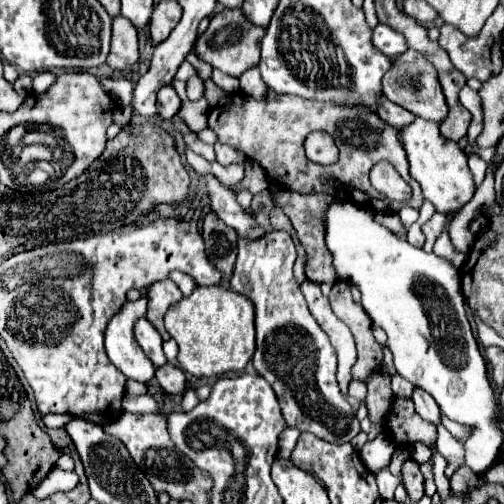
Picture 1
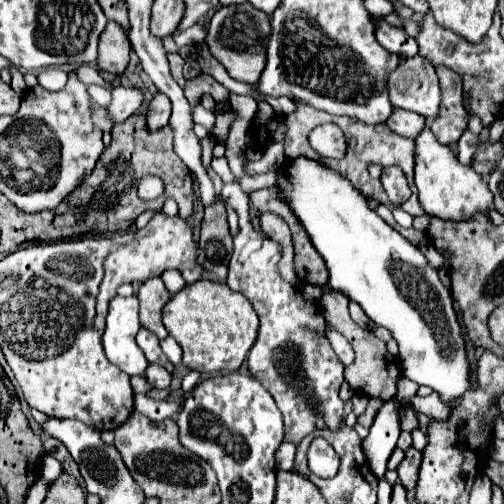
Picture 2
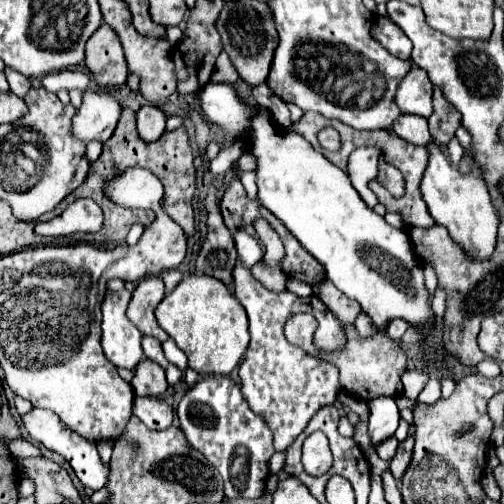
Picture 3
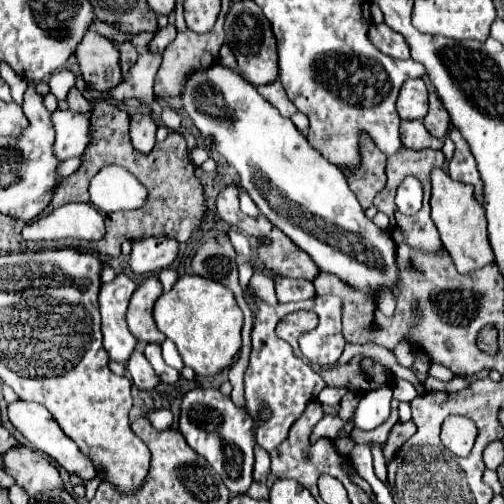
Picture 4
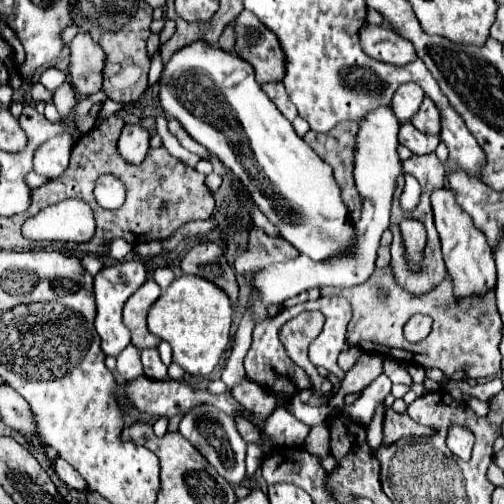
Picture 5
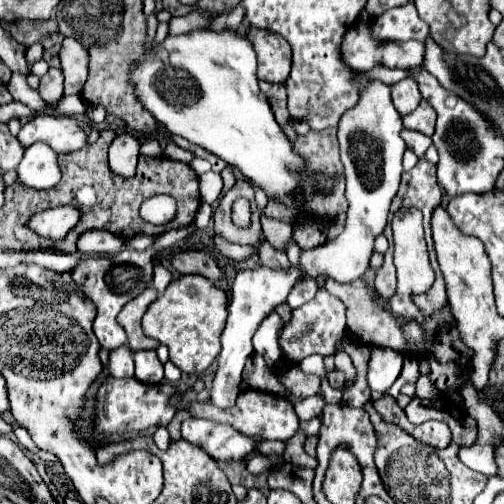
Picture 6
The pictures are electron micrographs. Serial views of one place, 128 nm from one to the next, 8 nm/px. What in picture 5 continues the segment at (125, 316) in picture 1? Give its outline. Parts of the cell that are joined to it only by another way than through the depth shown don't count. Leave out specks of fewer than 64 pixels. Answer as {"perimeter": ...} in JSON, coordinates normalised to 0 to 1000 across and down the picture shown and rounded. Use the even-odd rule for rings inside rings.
{"perimeter":[[[262,516],[230,528],[210,528],[202,540],[187,552],[187,583],[194,603],[194,627],[190,627],[190,655],[202,671],[202,694],[214,706],[234,706],[254,683],[258,683],[258,655],[242,643],[242,611],[250,595],[286,563],[294,552],[290,524],[282,516]]]}

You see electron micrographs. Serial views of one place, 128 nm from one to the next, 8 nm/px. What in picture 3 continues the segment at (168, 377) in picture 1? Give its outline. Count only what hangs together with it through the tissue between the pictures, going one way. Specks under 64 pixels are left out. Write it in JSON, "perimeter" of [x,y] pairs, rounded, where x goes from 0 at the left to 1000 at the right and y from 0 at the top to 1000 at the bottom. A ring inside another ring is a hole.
{"perimeter":[[[294,710],[282,714],[270,730],[262,770],[266,770],[270,786],[317,786],[317,782],[325,782],[333,770],[325,734]]]}

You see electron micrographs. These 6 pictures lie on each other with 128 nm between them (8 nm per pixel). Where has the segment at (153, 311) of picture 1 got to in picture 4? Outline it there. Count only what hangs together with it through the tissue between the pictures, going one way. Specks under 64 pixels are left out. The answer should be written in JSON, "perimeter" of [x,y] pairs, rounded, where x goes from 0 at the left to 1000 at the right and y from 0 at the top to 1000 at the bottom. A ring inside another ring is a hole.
{"perimeter":[[[294,548],[262,583],[258,591],[258,615],[254,615],[254,651],[278,679],[325,679],[325,663],[310,651],[302,631],[302,611],[313,587],[321,583],[321,563],[313,548]]]}

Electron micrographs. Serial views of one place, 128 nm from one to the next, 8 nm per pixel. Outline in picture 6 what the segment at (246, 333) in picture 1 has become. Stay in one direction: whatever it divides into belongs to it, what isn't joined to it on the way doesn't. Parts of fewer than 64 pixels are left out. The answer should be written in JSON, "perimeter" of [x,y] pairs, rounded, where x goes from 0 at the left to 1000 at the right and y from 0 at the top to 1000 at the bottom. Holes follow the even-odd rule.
{"perimeter":[[[357,548],[317,583],[282,631],[286,663],[333,687],[337,714],[369,742],[401,742],[437,702],[437,663],[452,631],[452,591],[405,548]]]}

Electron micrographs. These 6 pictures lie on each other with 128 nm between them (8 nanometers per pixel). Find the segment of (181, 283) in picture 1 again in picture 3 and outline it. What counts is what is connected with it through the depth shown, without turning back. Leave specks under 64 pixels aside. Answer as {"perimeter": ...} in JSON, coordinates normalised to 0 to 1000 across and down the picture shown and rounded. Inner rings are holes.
{"perimeter":[[[333,536],[333,540],[325,540],[317,552],[321,552],[325,563],[329,563],[329,583],[337,583],[337,579],[349,571],[349,563],[361,556],[361,540],[357,540],[357,536]]]}

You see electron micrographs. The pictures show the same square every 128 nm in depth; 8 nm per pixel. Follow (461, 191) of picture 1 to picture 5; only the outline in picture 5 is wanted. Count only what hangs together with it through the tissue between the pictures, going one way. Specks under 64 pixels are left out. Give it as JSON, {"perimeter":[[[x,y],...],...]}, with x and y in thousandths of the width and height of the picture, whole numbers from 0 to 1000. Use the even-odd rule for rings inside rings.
{"perimeter":[[[877,369],[857,381],[857,417],[861,417],[861,444],[877,480],[881,520],[901,556],[905,591],[968,579],[968,571],[984,563],[984,532],[964,468],[937,444],[937,433],[929,433],[929,425],[905,405],[897,373]]]}

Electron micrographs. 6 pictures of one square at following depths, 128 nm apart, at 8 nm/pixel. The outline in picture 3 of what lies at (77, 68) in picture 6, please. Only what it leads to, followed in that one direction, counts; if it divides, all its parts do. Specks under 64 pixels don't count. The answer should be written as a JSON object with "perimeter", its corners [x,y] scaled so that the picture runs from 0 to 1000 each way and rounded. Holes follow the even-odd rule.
{"perimeter":[[[202,48],[194,63],[175,75],[171,87],[171,131],[187,155],[218,175],[234,175],[250,163],[254,135],[242,103],[238,75],[214,48]]]}

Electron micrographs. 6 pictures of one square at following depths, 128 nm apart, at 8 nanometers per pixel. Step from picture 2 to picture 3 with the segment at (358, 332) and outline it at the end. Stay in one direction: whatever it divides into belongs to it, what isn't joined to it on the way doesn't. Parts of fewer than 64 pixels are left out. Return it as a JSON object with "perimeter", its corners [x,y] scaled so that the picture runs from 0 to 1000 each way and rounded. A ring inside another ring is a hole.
{"perimeter":[[[587,623],[587,627],[579,627],[567,639],[567,667],[575,671],[575,679],[583,679],[583,683],[599,687],[603,694],[627,702],[631,690],[623,690],[623,683],[619,683],[623,651],[627,651],[627,631],[623,627],[615,627],[615,623]],[[679,645],[687,663],[687,687],[667,698],[643,698],[643,710],[671,726],[675,762],[687,778],[698,778],[706,790],[734,798],[754,786],[794,786],[798,782],[798,742],[806,738],[806,706],[790,690],[790,683],[766,663],[766,655],[750,655],[734,671],[710,667],[702,645]],[[579,667],[595,667],[595,671],[579,671]]]}

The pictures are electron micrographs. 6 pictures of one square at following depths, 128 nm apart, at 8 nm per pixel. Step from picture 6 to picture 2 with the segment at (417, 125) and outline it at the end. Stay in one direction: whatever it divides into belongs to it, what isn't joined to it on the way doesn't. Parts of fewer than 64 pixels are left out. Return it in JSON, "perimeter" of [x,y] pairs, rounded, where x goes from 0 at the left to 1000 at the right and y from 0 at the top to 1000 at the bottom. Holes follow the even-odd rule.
{"perimeter":[[[865,135],[877,179],[873,226],[853,242],[853,258],[865,278],[885,290],[901,290],[929,250],[929,222],[917,210],[917,167],[913,151],[893,135]]]}

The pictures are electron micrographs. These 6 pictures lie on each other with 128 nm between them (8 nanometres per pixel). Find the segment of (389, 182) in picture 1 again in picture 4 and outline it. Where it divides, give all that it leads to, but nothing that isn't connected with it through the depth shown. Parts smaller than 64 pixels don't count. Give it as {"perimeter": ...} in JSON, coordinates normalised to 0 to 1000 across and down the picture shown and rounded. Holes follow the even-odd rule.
{"perimeter":[[[722,266],[714,274],[714,294],[718,294],[718,329],[706,345],[687,345],[694,377],[710,389],[710,401],[730,413],[738,409],[742,389],[762,373],[766,349],[766,310],[738,286],[738,278]]]}

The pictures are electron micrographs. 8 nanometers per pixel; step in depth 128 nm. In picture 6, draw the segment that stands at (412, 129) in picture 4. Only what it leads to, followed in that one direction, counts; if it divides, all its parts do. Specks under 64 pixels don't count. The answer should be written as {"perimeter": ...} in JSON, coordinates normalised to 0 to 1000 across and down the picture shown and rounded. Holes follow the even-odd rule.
{"perimeter":[[[798,258],[794,262],[794,270],[798,270],[798,278],[806,282],[806,290],[829,310],[829,313],[837,313],[841,310],[841,302],[849,298],[849,290],[857,290],[857,274],[849,274],[849,270],[841,270],[841,266],[833,266],[833,262],[821,262],[821,258]]]}

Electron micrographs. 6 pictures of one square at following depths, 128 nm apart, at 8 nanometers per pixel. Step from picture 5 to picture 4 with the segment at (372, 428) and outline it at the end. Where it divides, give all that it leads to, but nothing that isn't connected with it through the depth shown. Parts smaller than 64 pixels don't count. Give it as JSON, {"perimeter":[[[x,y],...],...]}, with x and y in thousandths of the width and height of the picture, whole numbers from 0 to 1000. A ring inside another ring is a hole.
{"perimeter":[[[738,889],[738,905],[742,905],[742,937],[746,937],[746,944],[766,960],[766,956],[770,956],[770,952],[766,952],[770,937],[766,937],[766,913],[762,913],[762,905],[758,905],[758,893],[754,893],[754,889]]]}

